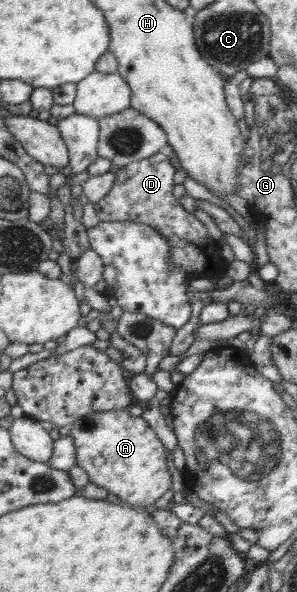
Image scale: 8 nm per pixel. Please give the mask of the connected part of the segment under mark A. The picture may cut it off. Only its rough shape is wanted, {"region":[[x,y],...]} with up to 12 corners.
{"region":[[128,410],[71,424],[90,483],[145,508],[171,488],[166,447]]}

